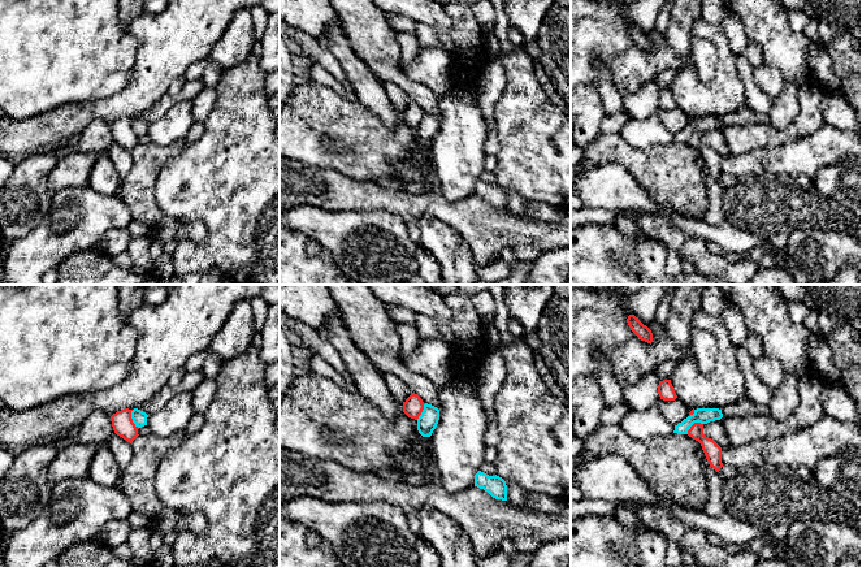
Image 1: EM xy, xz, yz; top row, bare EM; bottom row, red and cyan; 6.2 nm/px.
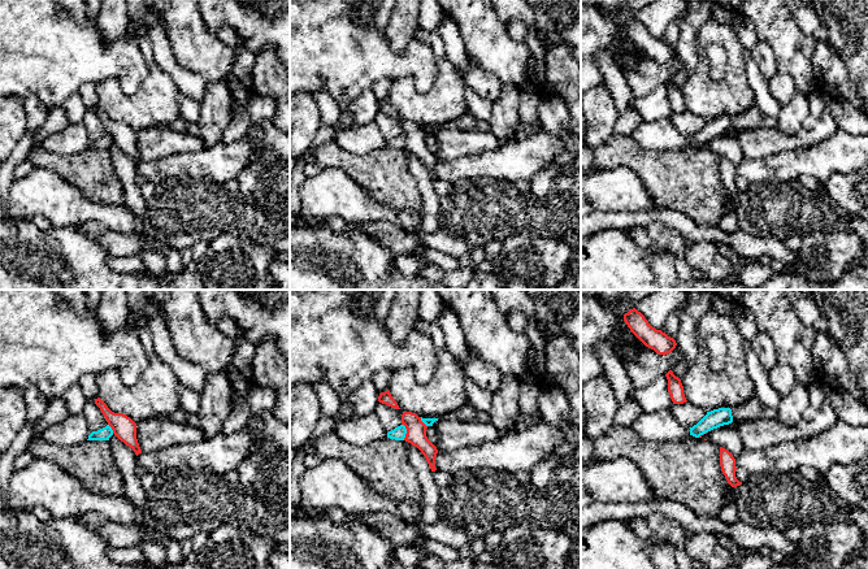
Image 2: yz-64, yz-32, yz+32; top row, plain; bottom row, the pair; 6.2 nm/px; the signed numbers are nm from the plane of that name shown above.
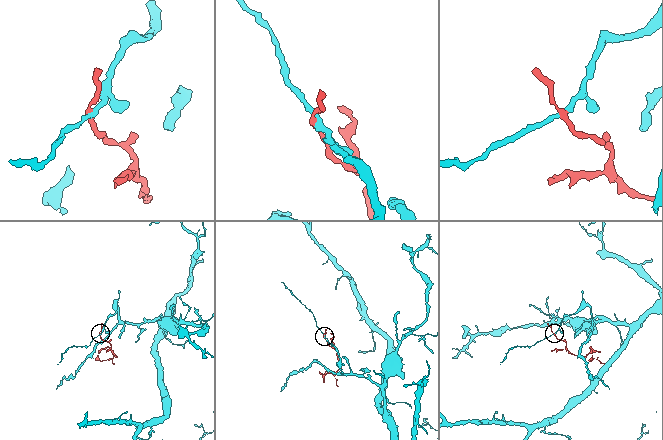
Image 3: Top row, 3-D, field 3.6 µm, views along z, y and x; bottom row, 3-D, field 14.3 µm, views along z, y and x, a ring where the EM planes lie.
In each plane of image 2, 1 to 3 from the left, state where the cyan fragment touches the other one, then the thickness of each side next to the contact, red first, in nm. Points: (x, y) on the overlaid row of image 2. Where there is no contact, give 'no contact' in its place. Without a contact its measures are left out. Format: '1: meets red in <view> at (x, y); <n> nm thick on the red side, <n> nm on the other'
1: meets red in yz-64 at (112, 429); 150 nm thick on the red side, 80 nm on the other
2: meets red in yz-32 at (407, 431); 130 nm thick on the red side, 80 nm on the other
3: meets red in yz+32 at (703, 434); 20 nm thick on the red side, 120 nm on the other

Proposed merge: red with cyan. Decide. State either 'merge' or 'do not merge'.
do not merge

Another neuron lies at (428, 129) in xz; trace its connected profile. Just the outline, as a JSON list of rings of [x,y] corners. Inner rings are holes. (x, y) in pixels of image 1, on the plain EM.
[[[425,112],[421,124],[417,127],[417,139],[423,146],[430,146],[439,129],[439,118]]]

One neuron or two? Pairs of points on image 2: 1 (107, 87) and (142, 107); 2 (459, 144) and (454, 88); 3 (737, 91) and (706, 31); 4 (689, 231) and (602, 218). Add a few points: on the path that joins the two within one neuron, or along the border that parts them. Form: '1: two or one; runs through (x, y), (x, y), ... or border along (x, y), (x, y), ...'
1: one; runs through (116, 96), (126, 107), (133, 107)
2: two; border along (443, 126), (438, 129)
3: one; runs through (734, 74), (734, 51), (723, 39)
4: one; runs through (667, 217), (624, 218)

